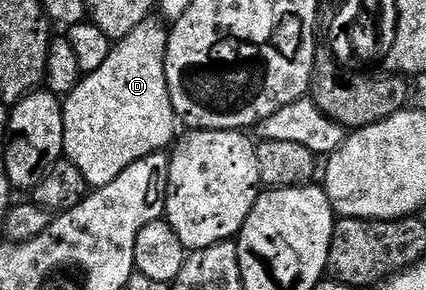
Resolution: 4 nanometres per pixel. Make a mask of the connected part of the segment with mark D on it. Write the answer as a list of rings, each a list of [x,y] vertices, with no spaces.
[[[155,18],[142,20],[124,40],[112,47],[101,70],[86,73],[77,90],[62,101],[63,156],[73,166],[77,166],[77,170],[81,170],[85,182],[92,189],[98,190],[113,182],[133,162],[151,156],[154,152],[170,149],[176,139],[177,117],[169,98],[165,74],[168,35],[168,29],[163,29]]]

